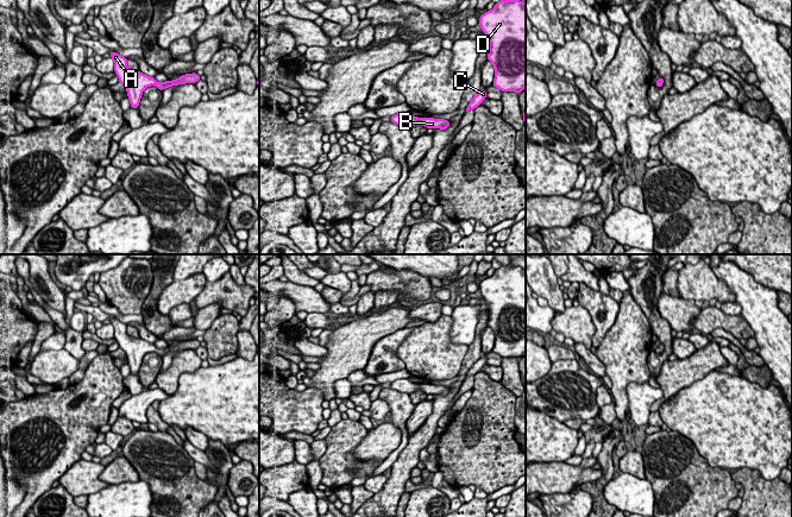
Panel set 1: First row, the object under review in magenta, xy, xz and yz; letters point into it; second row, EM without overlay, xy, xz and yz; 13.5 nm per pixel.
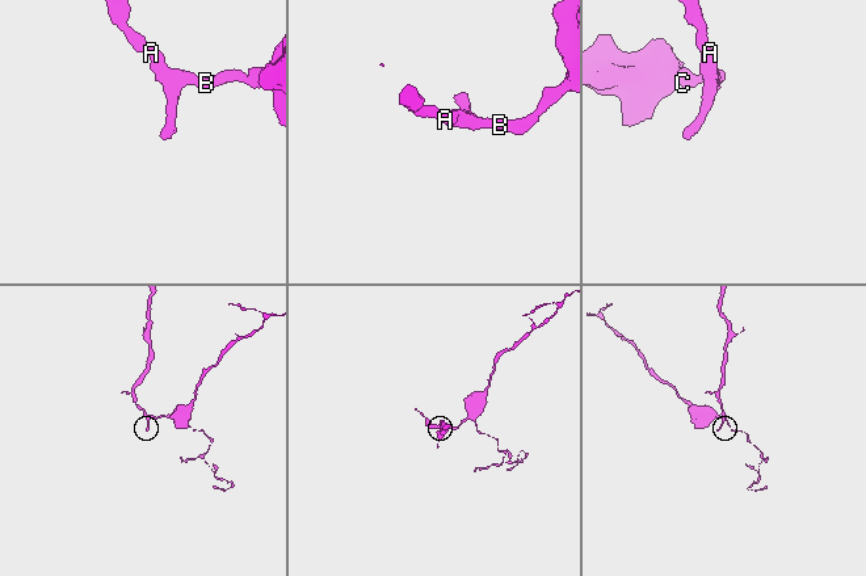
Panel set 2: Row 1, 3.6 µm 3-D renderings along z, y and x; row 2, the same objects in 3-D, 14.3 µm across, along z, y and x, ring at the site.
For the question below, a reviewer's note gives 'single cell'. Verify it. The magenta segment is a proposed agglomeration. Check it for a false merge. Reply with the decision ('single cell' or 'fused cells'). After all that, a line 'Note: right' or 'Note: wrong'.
single cell
Note: right

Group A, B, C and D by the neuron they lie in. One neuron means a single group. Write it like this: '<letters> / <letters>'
A B C D

